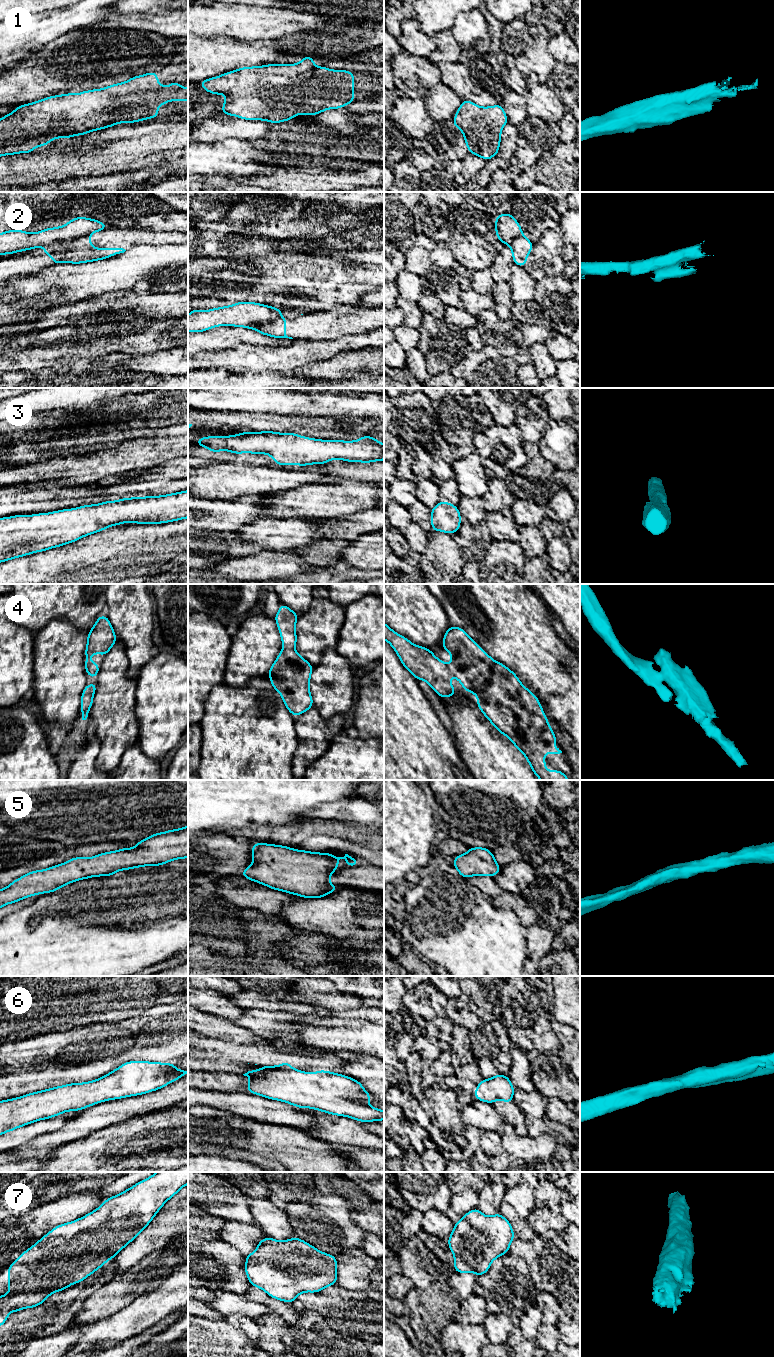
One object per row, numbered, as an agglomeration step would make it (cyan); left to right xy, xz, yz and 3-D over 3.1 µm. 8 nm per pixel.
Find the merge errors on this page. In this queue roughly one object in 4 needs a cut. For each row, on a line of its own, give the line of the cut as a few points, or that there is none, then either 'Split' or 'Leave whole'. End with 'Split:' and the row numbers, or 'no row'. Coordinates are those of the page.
1: No split. Leave whole
2: Split along xy (90, 233), (73, 239), (53, 241), (44, 246). Split
3: No split. Leave whole
4: No split. Leave whole
5: No split. Leave whole
6: No split. Leave whole
7: No split. Leave whole
Split: 2

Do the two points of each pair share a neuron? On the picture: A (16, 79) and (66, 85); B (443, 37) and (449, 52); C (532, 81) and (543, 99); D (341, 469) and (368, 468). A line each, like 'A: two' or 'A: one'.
A: one
B: one
C: one
D: one

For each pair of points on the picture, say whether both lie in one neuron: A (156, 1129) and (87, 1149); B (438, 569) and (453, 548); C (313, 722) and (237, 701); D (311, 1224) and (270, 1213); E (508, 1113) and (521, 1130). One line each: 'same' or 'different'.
A: same
B: same
C: different
D: different
E: same

